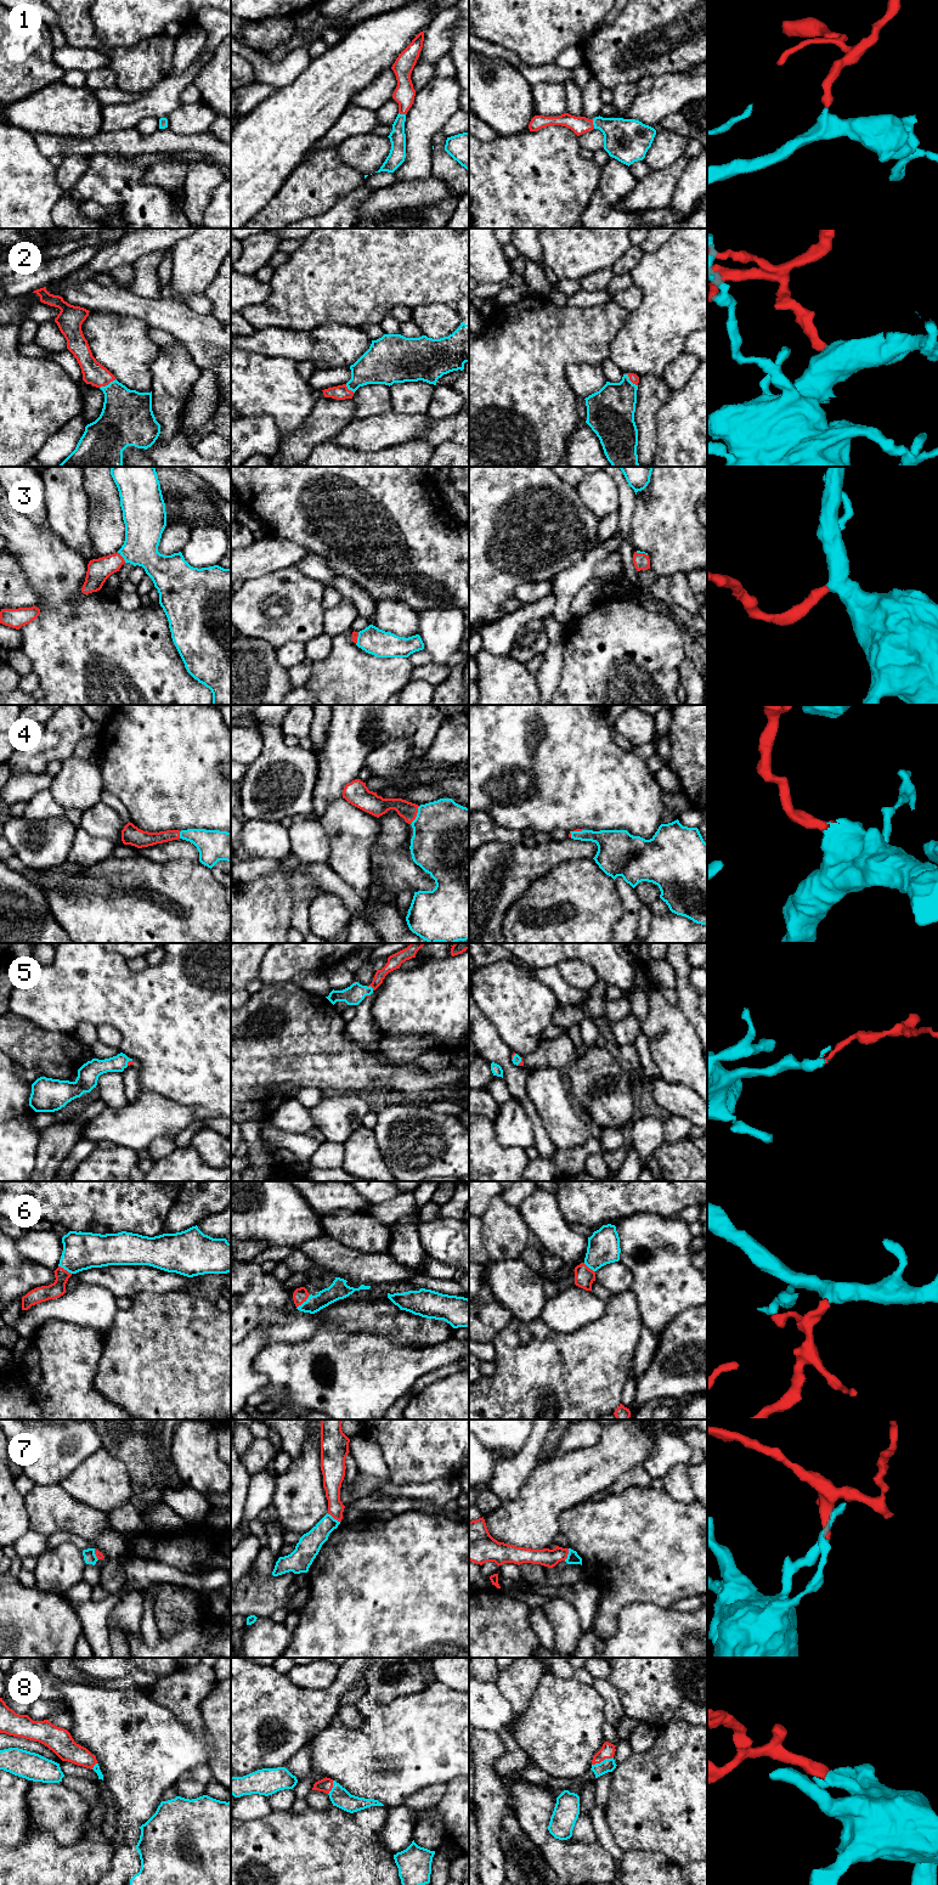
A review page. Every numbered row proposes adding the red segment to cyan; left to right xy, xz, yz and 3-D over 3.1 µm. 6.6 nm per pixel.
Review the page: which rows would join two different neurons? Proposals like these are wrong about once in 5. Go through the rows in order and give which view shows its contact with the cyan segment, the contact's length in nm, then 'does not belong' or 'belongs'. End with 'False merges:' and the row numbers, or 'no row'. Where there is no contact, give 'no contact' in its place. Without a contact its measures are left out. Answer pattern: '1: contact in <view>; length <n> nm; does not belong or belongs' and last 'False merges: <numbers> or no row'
1: contact in yz; length 70 nm; belongs
2: contact in yz; length 120 nm; belongs
3: contact in xy; length 90 nm; belongs
4: contact in xz; length 140 nm; belongs
5: contact in xz; length 60 nm; belongs
6: contact in xz; length 130 nm; belongs
7: contact in xz; length 110 nm; does not belong
8: contact in yz; length 160 nm; belongs
False merges: 7

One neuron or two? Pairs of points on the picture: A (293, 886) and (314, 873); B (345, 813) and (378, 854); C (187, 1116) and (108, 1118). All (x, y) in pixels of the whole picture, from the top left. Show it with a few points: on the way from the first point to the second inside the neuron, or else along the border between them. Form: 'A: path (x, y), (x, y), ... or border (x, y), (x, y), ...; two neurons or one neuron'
A: border (306, 864), (306, 874), (322, 892); two neurons
B: border (378, 818), (379, 830), (369, 850), (372, 875); two neurons
C: path (168, 1117), (128, 1118); one neuron

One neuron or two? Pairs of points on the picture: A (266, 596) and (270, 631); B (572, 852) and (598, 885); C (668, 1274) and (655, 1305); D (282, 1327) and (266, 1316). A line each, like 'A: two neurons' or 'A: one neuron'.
A: one neuron
B: two neurons
C: one neuron
D: one neuron

